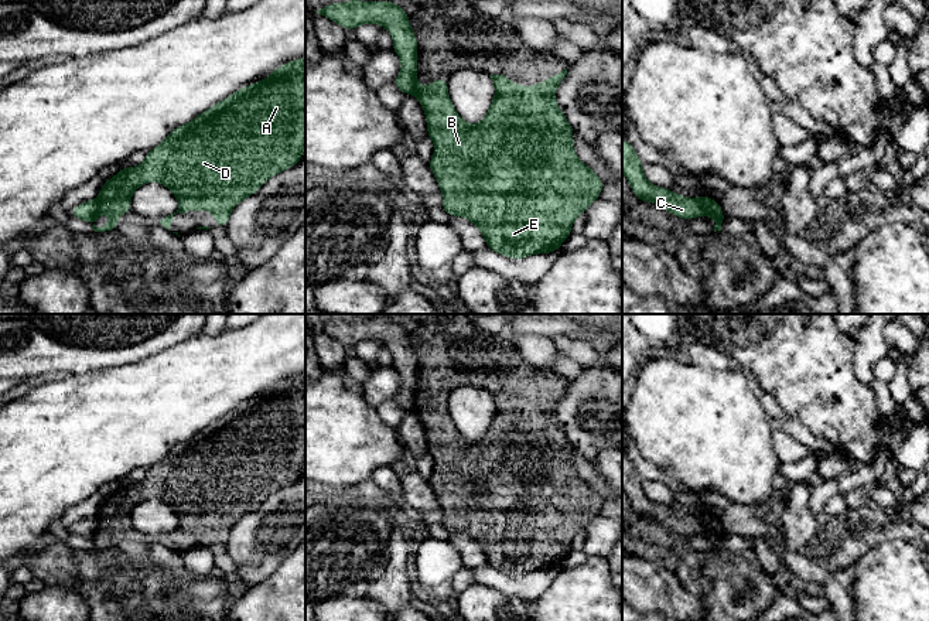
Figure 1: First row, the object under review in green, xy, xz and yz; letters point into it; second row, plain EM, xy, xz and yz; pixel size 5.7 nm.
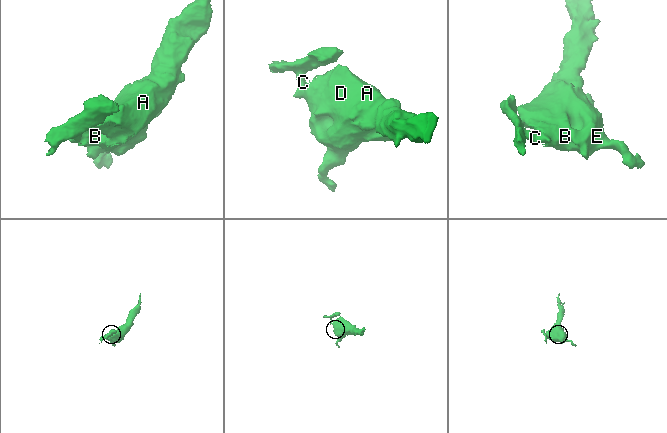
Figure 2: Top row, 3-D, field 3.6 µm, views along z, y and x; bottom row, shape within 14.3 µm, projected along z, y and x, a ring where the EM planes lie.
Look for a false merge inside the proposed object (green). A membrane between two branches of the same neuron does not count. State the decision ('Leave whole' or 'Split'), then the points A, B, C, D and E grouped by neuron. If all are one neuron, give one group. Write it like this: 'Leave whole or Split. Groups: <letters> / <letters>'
Split. Groups: A B D E / C

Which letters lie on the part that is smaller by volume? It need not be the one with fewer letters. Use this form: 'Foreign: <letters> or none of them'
Foreign: C

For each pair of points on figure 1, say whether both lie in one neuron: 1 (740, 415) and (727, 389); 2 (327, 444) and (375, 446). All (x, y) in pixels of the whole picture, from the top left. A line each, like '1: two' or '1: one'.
1: one
2: one

